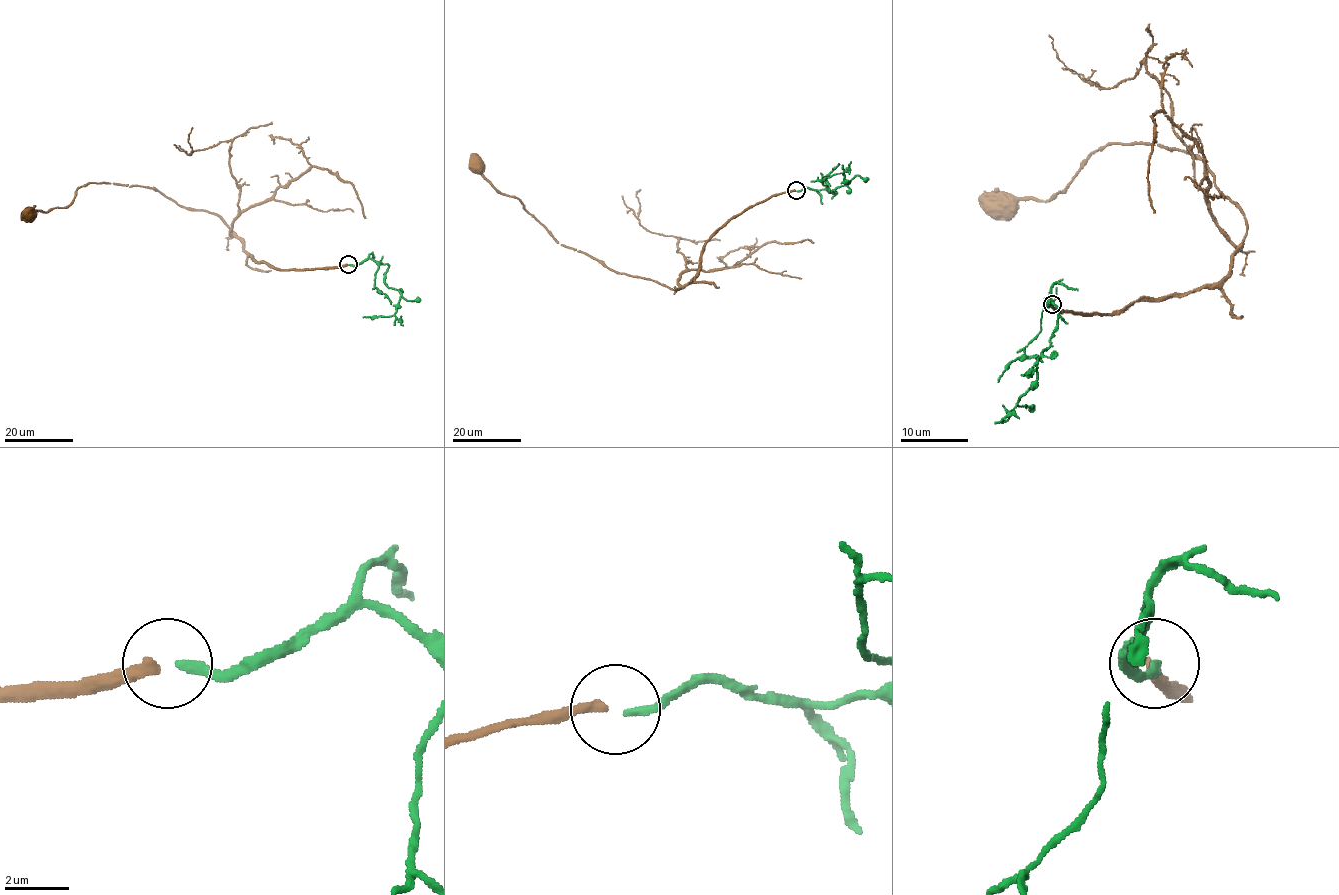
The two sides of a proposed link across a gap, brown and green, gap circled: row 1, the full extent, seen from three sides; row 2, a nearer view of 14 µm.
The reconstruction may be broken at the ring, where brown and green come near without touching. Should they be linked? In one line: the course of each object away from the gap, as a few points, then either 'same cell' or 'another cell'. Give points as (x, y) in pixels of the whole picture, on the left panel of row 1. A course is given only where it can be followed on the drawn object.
brown via (347, 264), (275, 269), (253, 259), (217, 215), (180, 206), (154, 188), (87, 183), (66, 206), (30, 215) | green via (349, 264), (361, 263), (369, 258), (386, 263), (388, 266), (385, 283), (400, 294), (394, 314), (362, 317) | another cell

